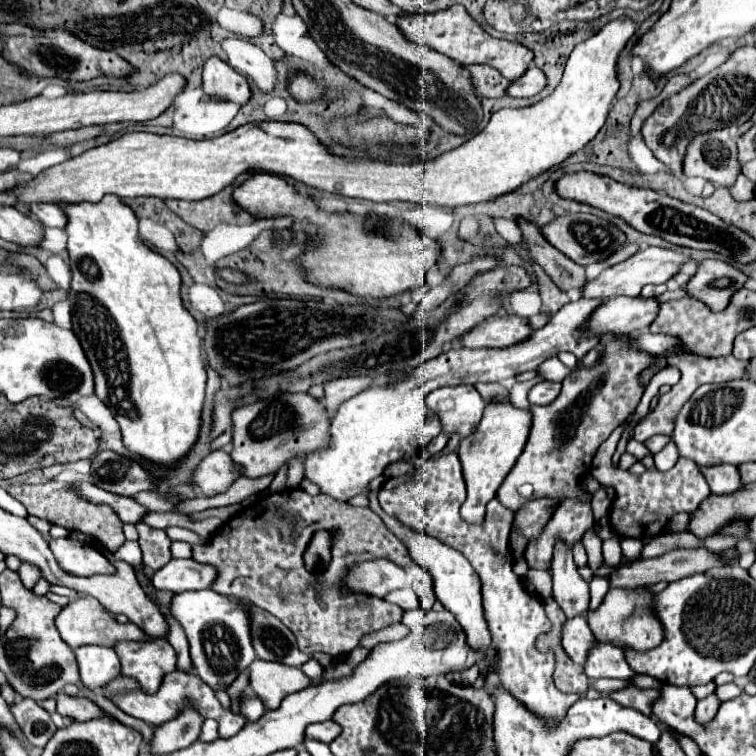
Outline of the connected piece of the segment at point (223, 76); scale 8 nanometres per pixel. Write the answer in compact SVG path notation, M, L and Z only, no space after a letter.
M209 58L205 62L203 92L211 98L235 102L239 106L247 104L251 98L251 90L249 90L247 80L219 58Z

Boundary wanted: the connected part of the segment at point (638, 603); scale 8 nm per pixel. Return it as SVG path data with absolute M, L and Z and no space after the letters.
M613 588L613 590L609 590L605 594L603 602L599 604L599 608L587 612L587 620L589 620L589 626L595 634L595 638L607 640L619 648L629 646L639 652L659 646L659 642L663 640L663 630L661 630L659 620L653 616L651 598L653 596L647 592L647 588L635 588L635 590Z

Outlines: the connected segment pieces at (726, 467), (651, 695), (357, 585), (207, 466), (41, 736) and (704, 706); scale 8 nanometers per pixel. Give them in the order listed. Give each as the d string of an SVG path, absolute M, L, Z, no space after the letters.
M723 464L723 466L699 466L699 470L707 478L707 484L711 486L713 494L733 494L741 486L739 472L731 464Z
M627 686L627 688L611 692L609 698L613 698L617 704L625 708L639 710L641 714L651 714L651 702L657 698L657 690L643 690L643 688Z
M371 560L353 566L345 576L345 582L351 590L363 590L379 598L407 584L405 570L389 560Z
M215 450L197 466L193 480L205 496L215 496L225 492L237 478L241 478L237 472L239 466L231 462L231 456L227 452Z
M17 696L17 700L11 706L11 712L13 712L17 724L21 726L27 742L37 748L43 748L45 742L57 730L49 712L39 702L35 702L31 698Z
M715 694L699 700L695 708L695 722L701 722L701 726L705 726L707 722L711 722L711 718L715 718L717 708L719 708L719 700L715 698Z

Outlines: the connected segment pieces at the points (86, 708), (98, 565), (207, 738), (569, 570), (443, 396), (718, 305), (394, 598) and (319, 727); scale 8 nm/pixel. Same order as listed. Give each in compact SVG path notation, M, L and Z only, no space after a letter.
M57 694L57 712L67 720L89 720L103 714L89 698Z
M57 538L49 540L49 546L55 554L55 560L67 574L75 576L111 574L111 562L89 544L71 538Z
M205 720L199 738L201 738L203 742L211 742L211 740L219 738L219 736L217 736L217 722L215 722L215 720Z
M555 546L555 558L551 562L553 574L553 598L561 606L567 618L585 614L589 608L589 586L577 574L571 550L567 546Z
M459 384L433 390L425 398L425 406L429 406L439 418L443 434L459 434L461 438L467 438L475 432L485 402L475 386Z
M701 260L695 276L687 282L689 298L697 298L709 310L723 310L735 290L745 284L747 276L723 260Z
M403 588L403 590L397 590L397 592L391 592L385 600L401 606L403 610L411 610L411 608L419 608L419 600L415 596L415 592L411 588Z
M331 720L311 724L311 726L307 726L307 730L305 730L305 738L319 740L319 742L323 742L323 744L329 744L335 736L339 736L339 726L337 726L335 722L331 722Z

